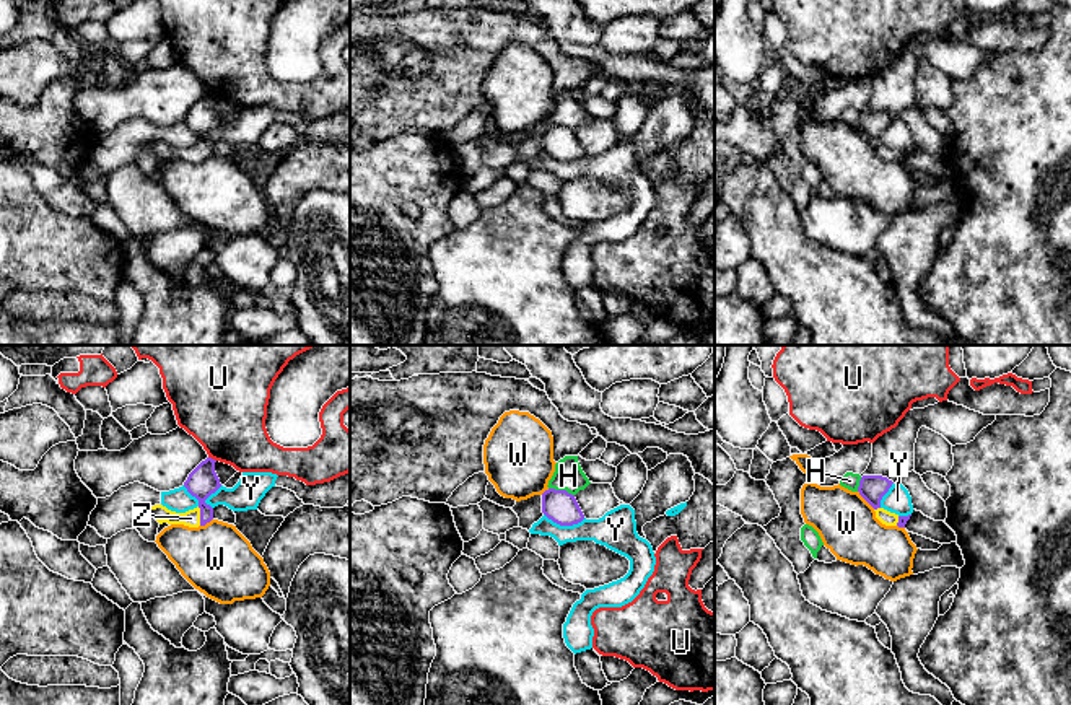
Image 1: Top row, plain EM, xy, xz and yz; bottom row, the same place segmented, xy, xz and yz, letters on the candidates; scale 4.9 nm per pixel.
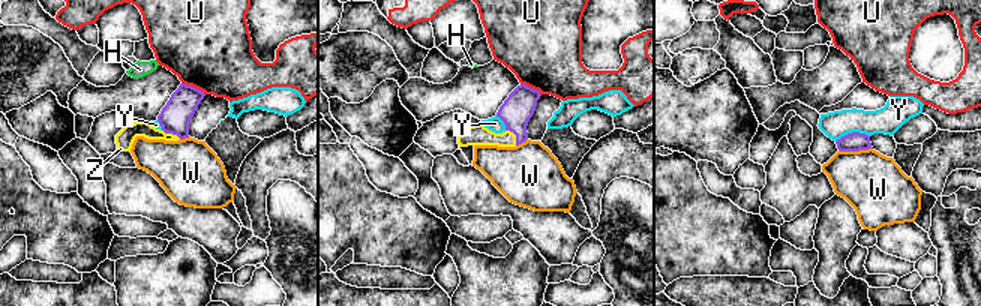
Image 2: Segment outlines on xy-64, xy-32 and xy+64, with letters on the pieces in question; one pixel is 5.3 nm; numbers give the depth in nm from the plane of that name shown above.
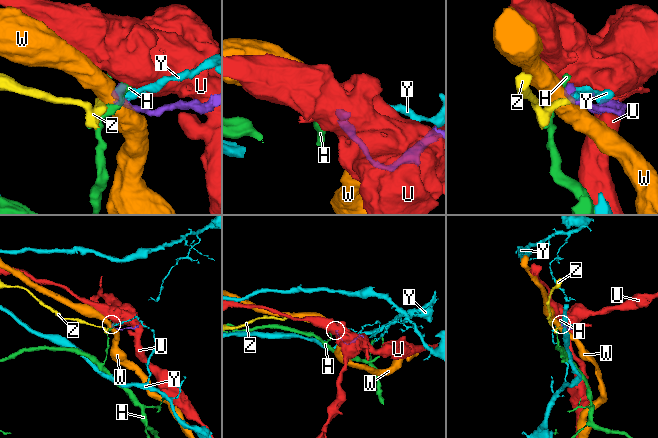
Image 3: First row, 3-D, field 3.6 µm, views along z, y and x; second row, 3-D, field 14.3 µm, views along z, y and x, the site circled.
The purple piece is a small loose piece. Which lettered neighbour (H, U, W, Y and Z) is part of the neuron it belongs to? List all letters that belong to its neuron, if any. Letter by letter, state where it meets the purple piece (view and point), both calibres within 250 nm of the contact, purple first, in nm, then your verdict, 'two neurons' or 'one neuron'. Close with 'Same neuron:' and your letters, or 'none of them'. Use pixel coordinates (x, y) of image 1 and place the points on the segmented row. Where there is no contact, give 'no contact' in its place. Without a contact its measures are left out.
H: contact xz (562, 490); calibres 160 and 150 nm; two neurons
U: contact xy (210, 458); calibres 150 and 400 nm; two neurons
W: contact yz (866, 500); calibres 130 and 300 nm; two neurons
Y: contact xz (565, 525); calibres 160 and 190 nm; two neurons
Z: contact xy (201, 516); calibres 150 and 90 nm; one neuron
Same neuron: Z

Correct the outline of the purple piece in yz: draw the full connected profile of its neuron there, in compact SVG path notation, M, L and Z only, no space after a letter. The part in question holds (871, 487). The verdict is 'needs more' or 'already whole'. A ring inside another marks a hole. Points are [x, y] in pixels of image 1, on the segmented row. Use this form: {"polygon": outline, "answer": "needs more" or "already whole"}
{"polygon": "M863 475L859 480L858 492L874 508L876 518L882 524L905 528L911 515L898 516L881 506L881 500L889 492L892 484L892 480L882 475Z", "answer": "needs more"}

